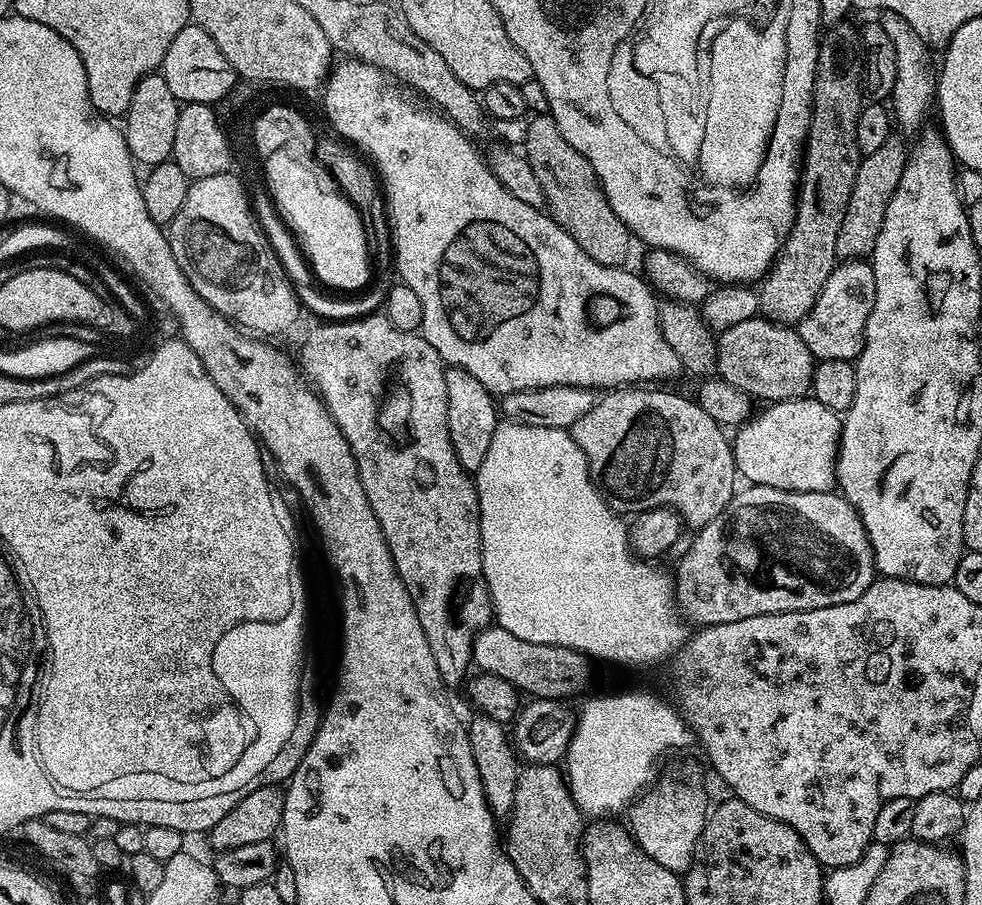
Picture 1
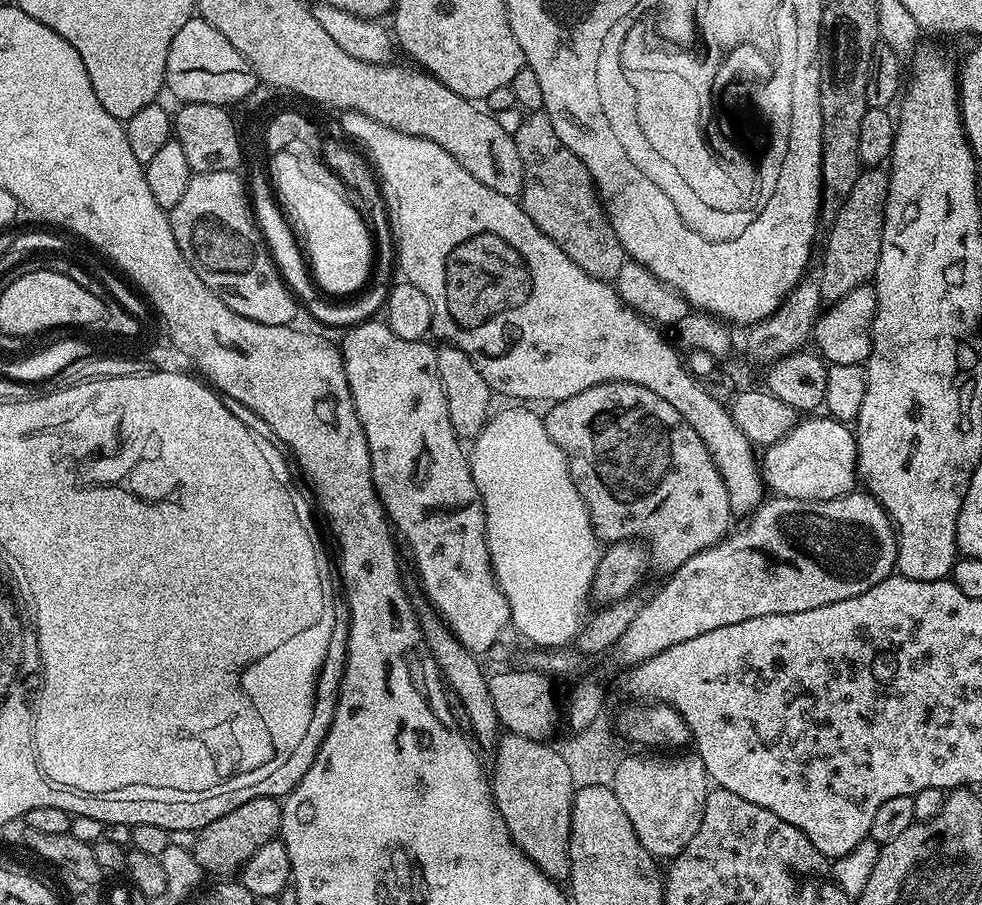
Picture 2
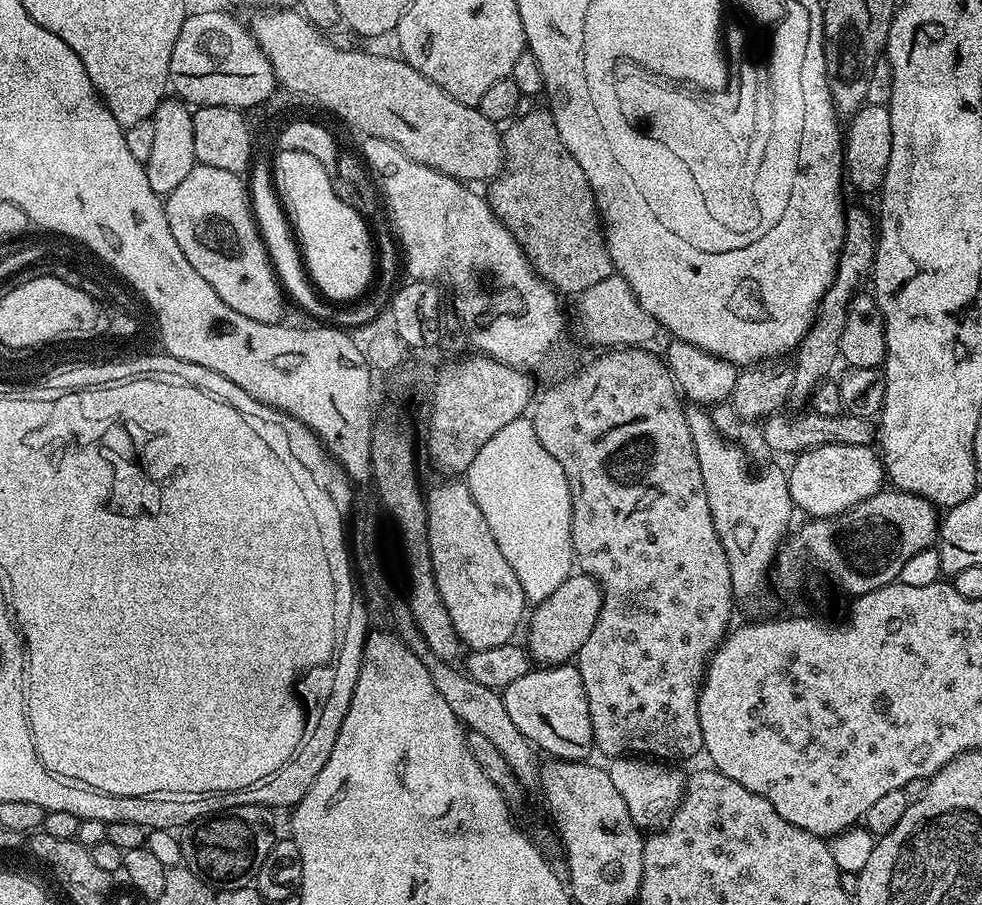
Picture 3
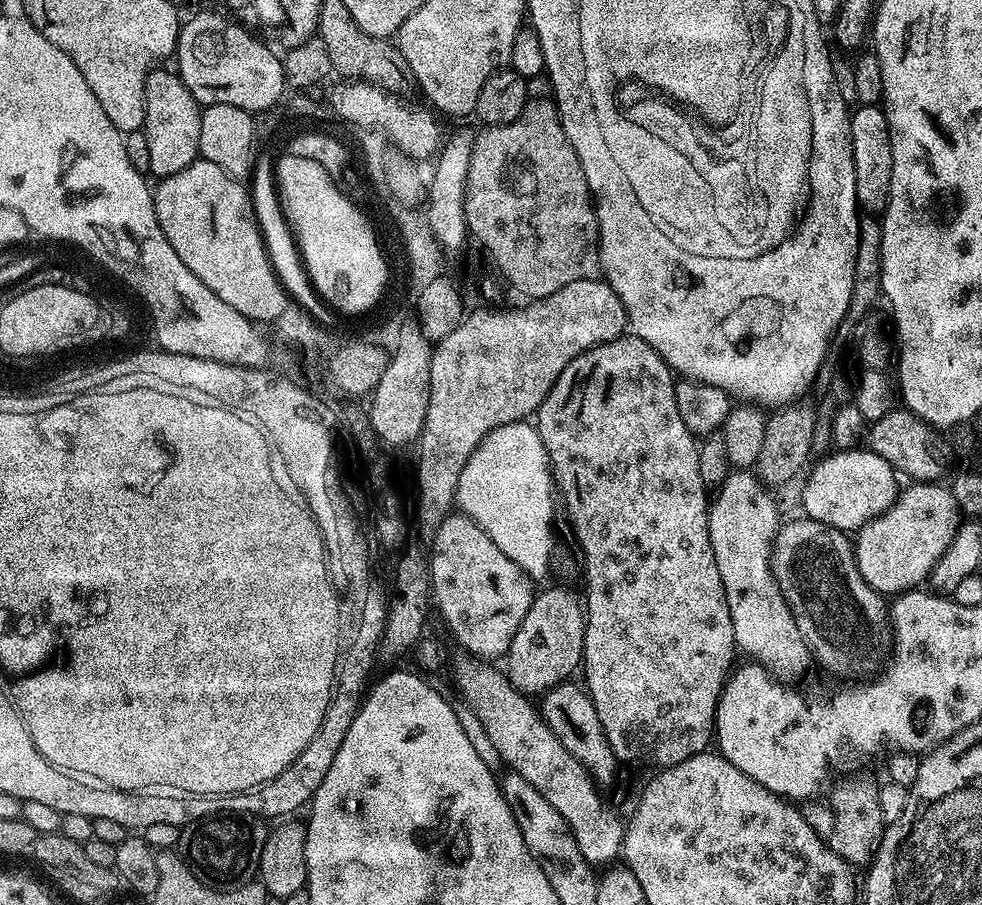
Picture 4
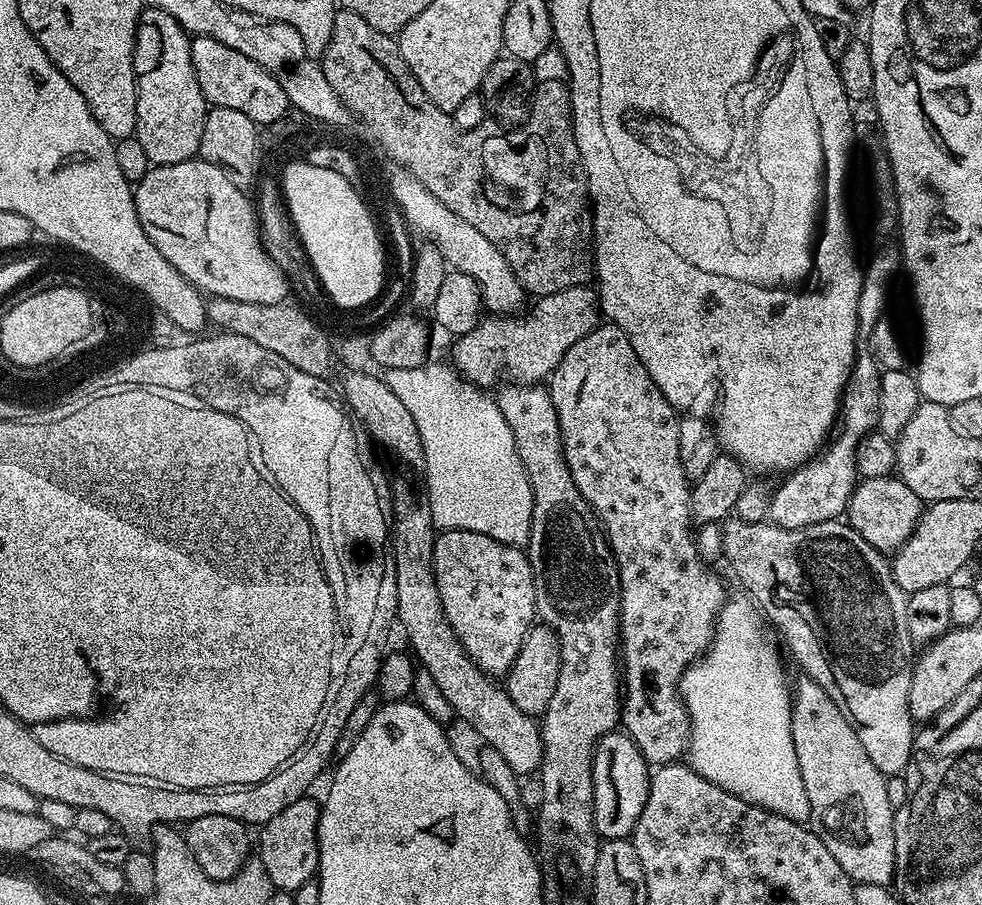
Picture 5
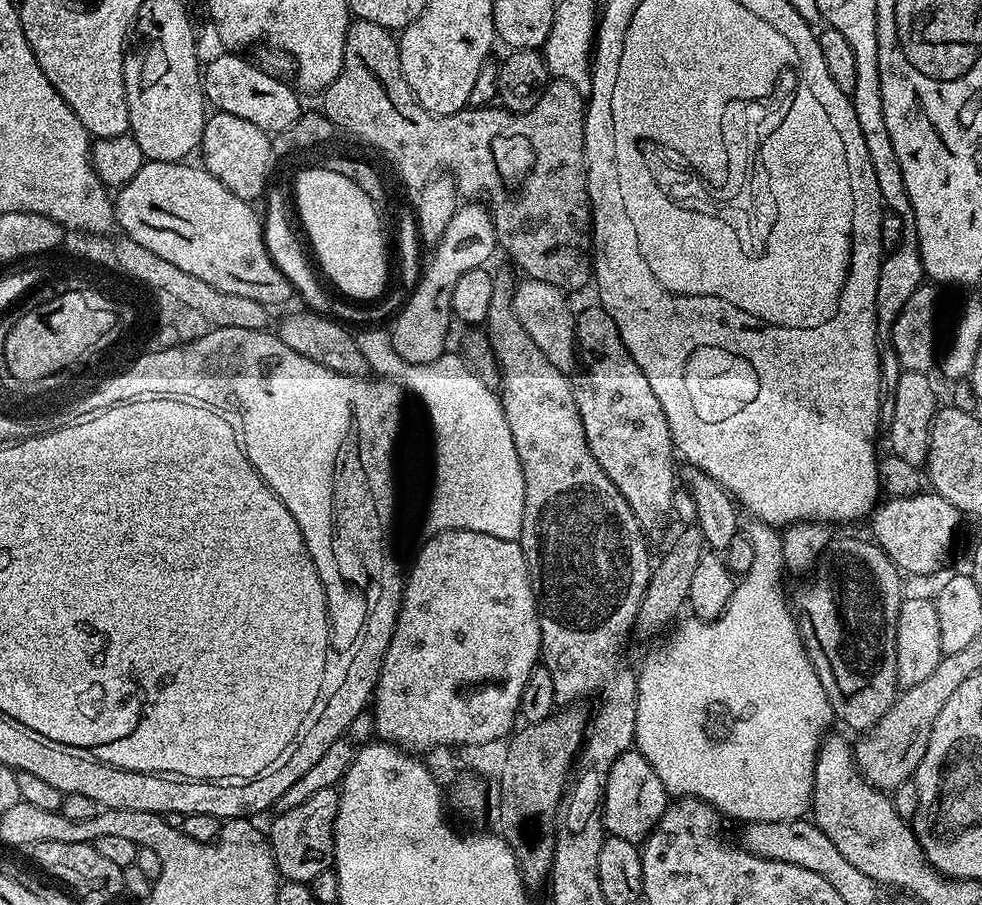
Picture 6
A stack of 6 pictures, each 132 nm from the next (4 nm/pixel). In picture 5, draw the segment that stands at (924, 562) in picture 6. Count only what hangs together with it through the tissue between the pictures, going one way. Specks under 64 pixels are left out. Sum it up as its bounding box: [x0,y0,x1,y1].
[846,475,922,554]

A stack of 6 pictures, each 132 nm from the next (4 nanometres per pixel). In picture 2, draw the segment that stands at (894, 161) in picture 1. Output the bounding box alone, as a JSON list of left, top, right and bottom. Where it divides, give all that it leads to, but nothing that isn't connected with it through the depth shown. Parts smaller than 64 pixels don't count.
[820,166,888,302]

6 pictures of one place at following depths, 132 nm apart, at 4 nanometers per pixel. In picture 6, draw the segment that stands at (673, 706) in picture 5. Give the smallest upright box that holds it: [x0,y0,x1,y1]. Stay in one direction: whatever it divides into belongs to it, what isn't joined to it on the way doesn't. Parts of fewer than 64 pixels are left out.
[575,308,678,530]

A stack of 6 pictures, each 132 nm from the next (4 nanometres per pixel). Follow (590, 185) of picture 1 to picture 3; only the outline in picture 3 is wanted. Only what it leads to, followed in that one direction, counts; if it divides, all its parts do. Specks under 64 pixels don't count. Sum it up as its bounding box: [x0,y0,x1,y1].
[486,110,613,294]

